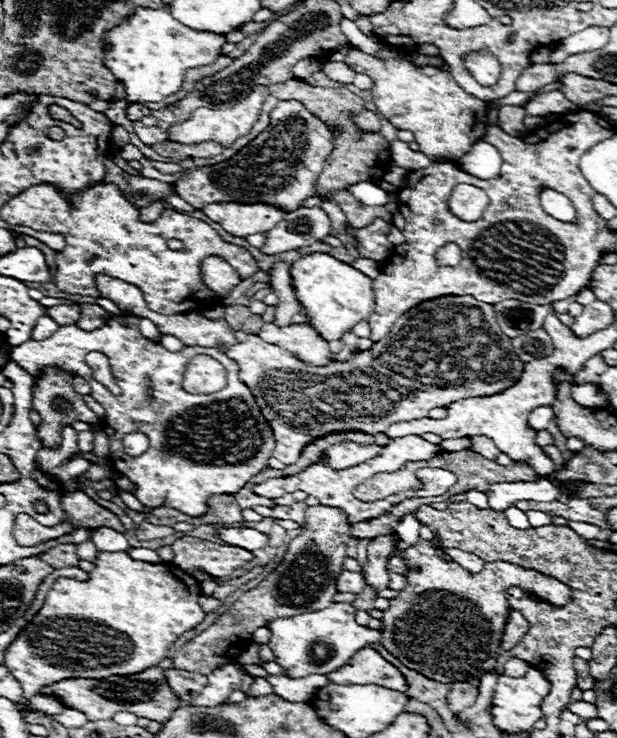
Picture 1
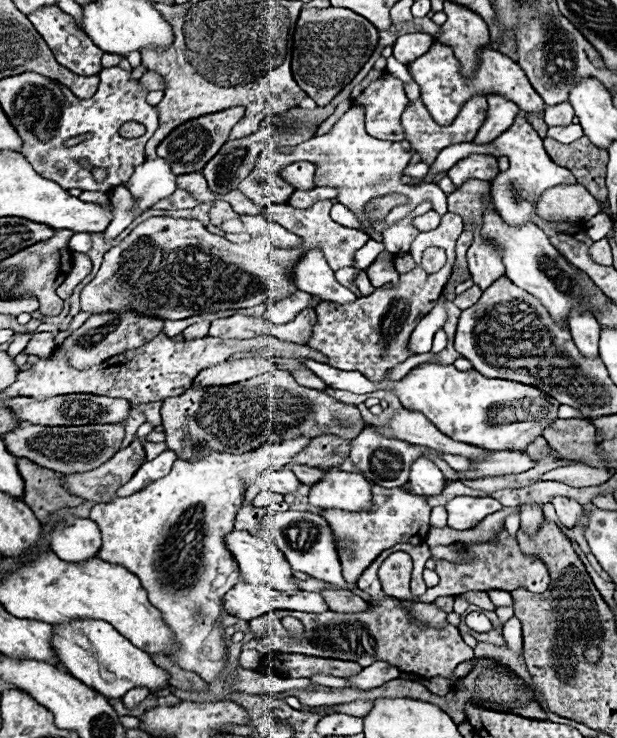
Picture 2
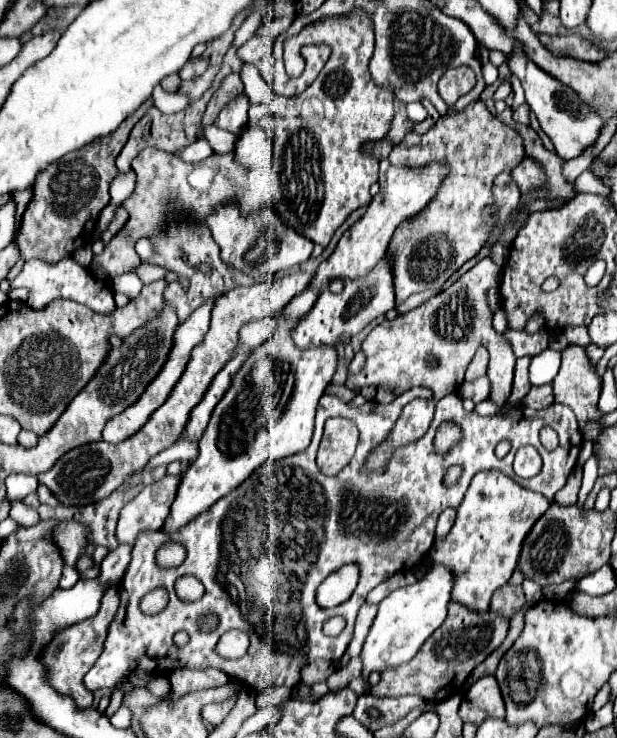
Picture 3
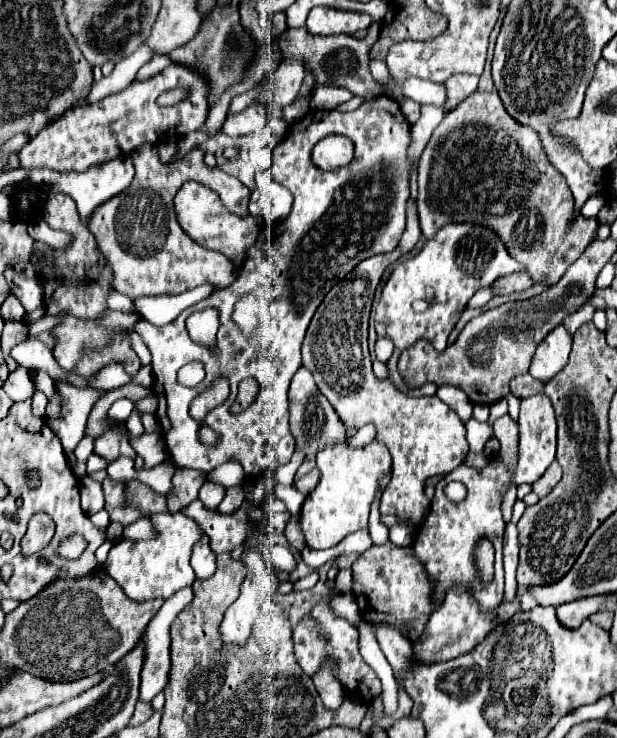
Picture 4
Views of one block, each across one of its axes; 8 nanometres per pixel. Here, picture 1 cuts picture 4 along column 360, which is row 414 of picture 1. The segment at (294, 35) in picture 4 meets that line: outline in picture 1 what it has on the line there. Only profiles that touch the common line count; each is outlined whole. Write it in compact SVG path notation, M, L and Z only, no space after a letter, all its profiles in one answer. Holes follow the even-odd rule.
M48 368L44 372L44 376L38 378L38 382L34 386L32 408L42 418L40 426L36 428L36 434L38 434L44 448L58 448L60 446L60 428L66 426L66 424L72 424L76 420L82 420L82 422L88 422L88 424L98 424L100 422L100 418L86 406L82 396L78 392L74 392L72 376L66 374L66 372L58 372L54 368Z

